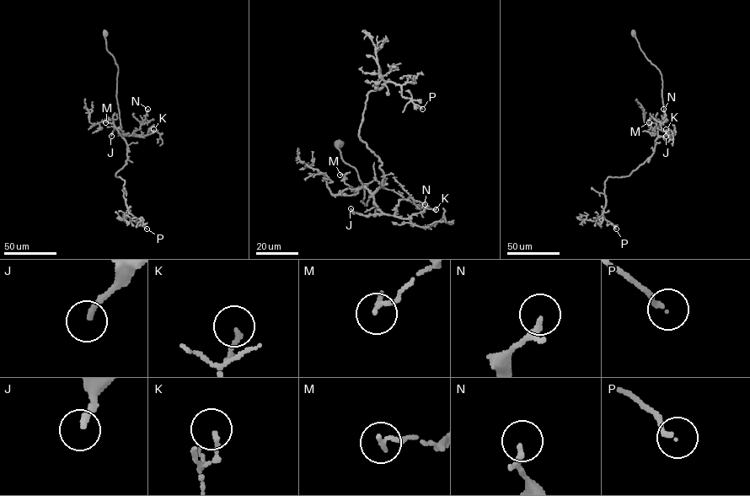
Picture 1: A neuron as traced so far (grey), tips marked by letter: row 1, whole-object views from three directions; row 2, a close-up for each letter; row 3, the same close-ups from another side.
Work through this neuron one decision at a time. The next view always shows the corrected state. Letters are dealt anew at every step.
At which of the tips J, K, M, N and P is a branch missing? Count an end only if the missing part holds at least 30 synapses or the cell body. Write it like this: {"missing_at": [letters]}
{"missing_at": ["J"]}

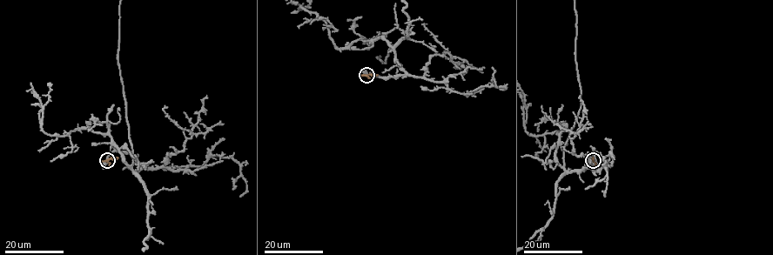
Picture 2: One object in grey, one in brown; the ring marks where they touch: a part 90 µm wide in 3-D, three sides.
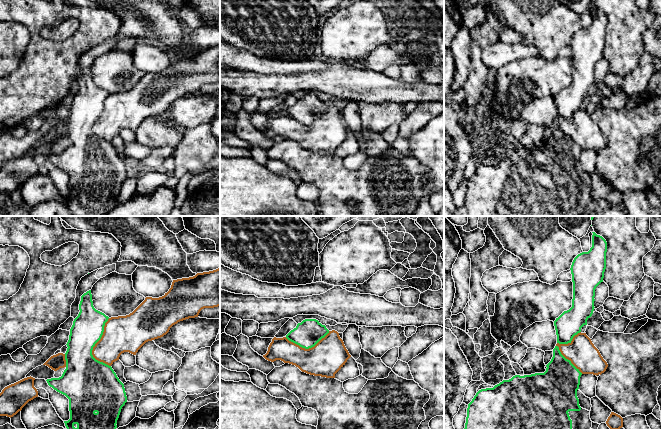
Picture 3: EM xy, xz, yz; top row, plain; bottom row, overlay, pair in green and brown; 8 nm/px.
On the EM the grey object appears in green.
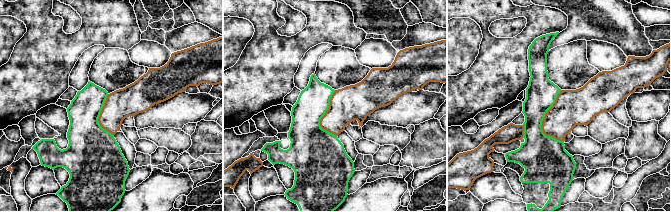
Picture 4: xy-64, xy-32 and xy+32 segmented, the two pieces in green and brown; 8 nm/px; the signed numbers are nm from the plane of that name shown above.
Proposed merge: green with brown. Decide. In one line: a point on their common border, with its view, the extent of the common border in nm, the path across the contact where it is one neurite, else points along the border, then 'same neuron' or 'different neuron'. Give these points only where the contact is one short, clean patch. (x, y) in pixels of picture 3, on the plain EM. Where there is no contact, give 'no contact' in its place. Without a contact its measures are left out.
meets green in xy at (94, 121); contact 400 nm long; different neuron

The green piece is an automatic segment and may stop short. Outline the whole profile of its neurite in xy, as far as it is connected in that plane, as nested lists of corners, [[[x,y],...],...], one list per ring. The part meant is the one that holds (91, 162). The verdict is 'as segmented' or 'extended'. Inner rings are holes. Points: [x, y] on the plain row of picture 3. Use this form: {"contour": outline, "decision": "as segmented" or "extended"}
{"contour": [[[91,66],[81,72],[79,86],[66,120],[66,145],[61,153],[46,157],[50,163],[69,175],[70,195],[64,199],[74,216],[105,216],[116,206],[127,172],[124,160],[112,143],[96,136],[92,131],[93,123],[101,115],[109,93],[94,84]]], "decision": "as segmented"}

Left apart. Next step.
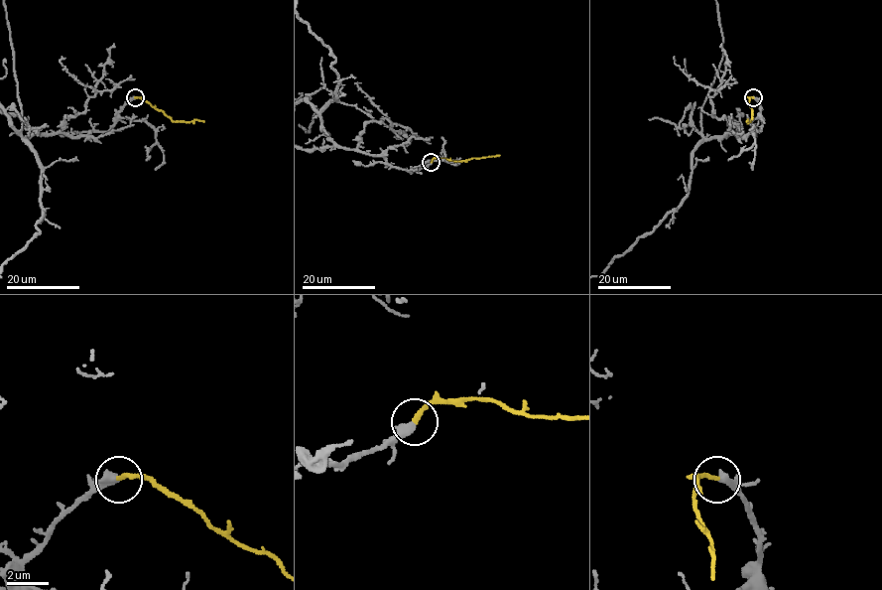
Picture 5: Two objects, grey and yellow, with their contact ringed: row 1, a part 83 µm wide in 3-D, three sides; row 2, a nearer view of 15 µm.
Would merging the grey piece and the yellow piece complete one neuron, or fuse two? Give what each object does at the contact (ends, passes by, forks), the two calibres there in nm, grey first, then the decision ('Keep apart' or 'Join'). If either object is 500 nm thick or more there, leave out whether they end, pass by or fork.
At the ring grey ends. At the ring yellow ends. Thickness 480 nm (grey) against 200 nm. Join

